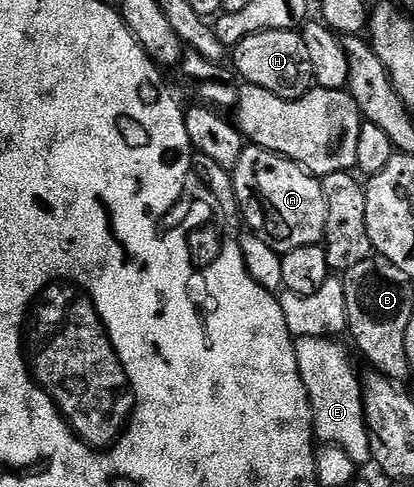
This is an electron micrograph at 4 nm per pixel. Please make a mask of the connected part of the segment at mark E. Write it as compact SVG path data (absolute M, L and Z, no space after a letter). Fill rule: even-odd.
M332 337L297 338L295 352L303 384L313 409L313 429L322 443L343 448L358 464L372 463L373 453L365 423L361 378L349 354Z

